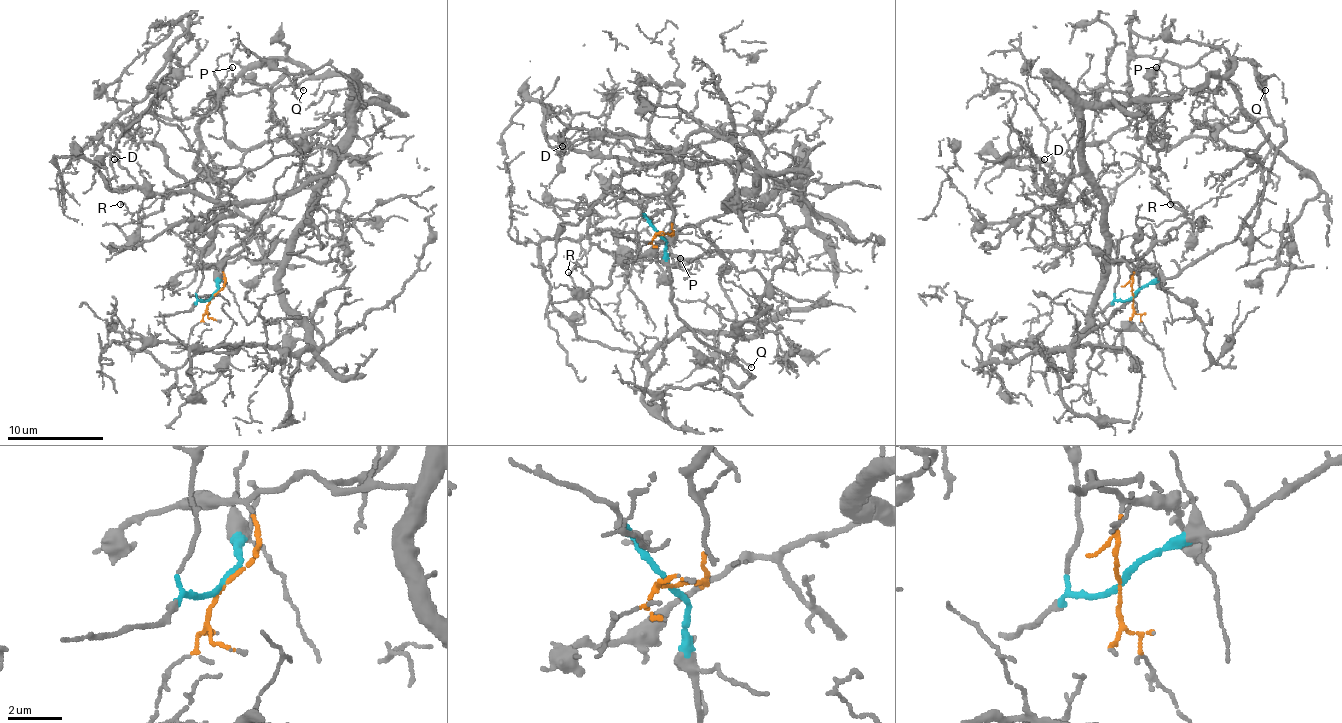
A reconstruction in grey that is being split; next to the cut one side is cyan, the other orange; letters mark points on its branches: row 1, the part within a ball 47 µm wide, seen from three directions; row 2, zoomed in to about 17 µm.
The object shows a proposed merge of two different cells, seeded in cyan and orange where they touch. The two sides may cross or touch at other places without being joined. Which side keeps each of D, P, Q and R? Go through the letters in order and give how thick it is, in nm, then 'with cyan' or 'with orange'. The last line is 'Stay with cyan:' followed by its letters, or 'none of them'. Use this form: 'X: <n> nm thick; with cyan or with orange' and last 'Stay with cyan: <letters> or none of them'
D: 160 nm thick; with orange
P: 120 nm thick; with orange
Q: 110 nm thick; with cyan
R: 130 nm thick; with orange
Stay with cyan: Q

